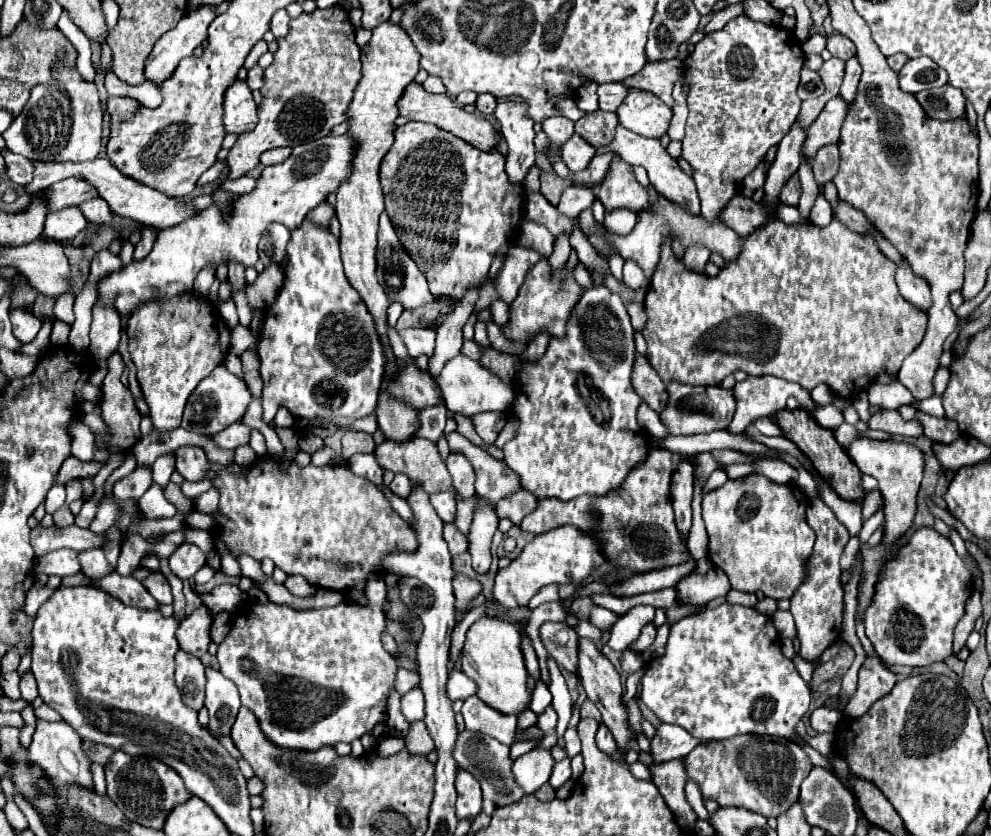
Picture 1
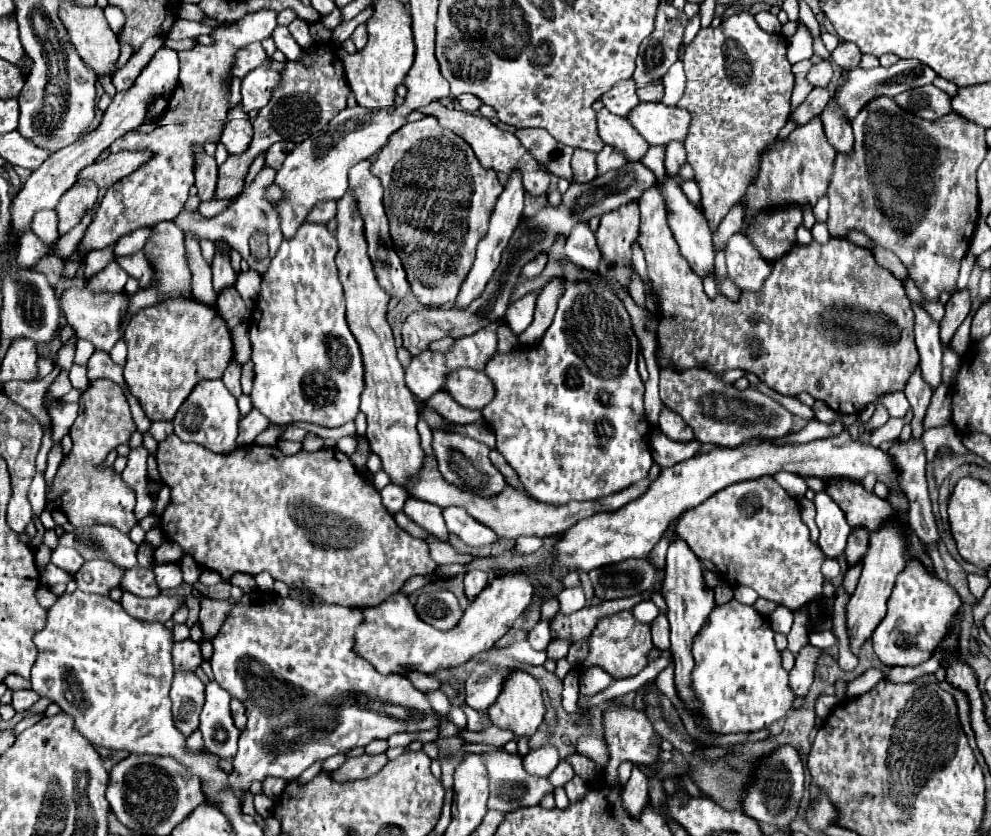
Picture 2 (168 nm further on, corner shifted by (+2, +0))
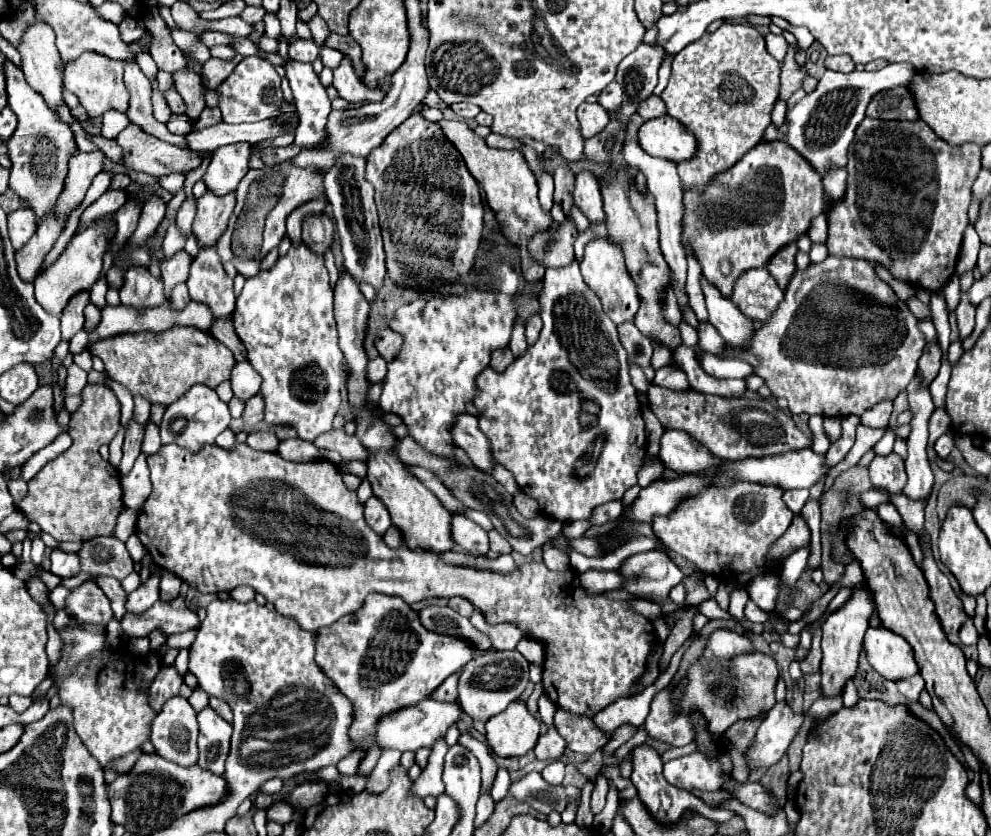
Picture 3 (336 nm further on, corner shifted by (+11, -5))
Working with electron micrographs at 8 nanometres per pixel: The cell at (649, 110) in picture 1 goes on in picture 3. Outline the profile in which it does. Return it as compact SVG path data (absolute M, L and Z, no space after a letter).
M669 114L643 122L637 136L645 152L657 158L669 158L673 162L691 158L695 150L693 134L689 134L689 130L685 130L685 126L681 126L681 122L673 120Z

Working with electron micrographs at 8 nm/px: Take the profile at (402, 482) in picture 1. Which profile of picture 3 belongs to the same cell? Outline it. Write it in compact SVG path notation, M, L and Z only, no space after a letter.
M371 496L371 498L365 502L365 520L369 520L371 528L373 528L377 534L385 534L387 528L391 526L391 516L389 516L387 508L385 508L375 496Z

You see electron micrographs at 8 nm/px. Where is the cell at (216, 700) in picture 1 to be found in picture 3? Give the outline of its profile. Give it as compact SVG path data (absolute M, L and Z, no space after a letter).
M211 706L197 714L199 722L199 766L221 776L229 752L231 724L227 724Z

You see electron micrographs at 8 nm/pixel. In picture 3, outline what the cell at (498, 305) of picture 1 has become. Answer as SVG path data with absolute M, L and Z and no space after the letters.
M519 318L517 324L513 326L513 334L511 334L511 342L509 348L515 356L521 356L527 350L527 342L525 342L525 322Z

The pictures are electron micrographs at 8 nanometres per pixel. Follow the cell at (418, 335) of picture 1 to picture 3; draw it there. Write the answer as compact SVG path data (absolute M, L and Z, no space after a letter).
M501 266L491 270L491 278L493 286L485 292L471 290L467 294L405 304L389 324L391 330L405 338L405 344L387 366L379 406L385 412L399 414L409 428L409 436L429 452L447 454L453 460L449 428L455 416L465 412L465 402L473 400L473 380L489 366L491 352L509 344L511 326L517 318L513 298L519 294L517 274L509 266Z

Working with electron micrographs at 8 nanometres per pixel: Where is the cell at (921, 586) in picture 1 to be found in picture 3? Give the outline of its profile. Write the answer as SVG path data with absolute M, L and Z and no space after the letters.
M885 626L869 628L863 648L869 664L889 680L909 678L919 672L911 644Z

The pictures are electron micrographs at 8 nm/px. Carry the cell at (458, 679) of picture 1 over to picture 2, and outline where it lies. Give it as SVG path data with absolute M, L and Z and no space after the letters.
M514 641L510 645L498 645L496 649L492 649L490 653L486 653L484 657L478 659L478 665L472 669L472 673L466 679L466 703L482 713L488 713L490 705L494 705L494 701L498 699L498 695L502 693L502 685L506 683L506 679L514 673L514 671L528 671L522 665L542 665L546 661L546 653L544 651L534 651L530 647L530 643L524 641Z

